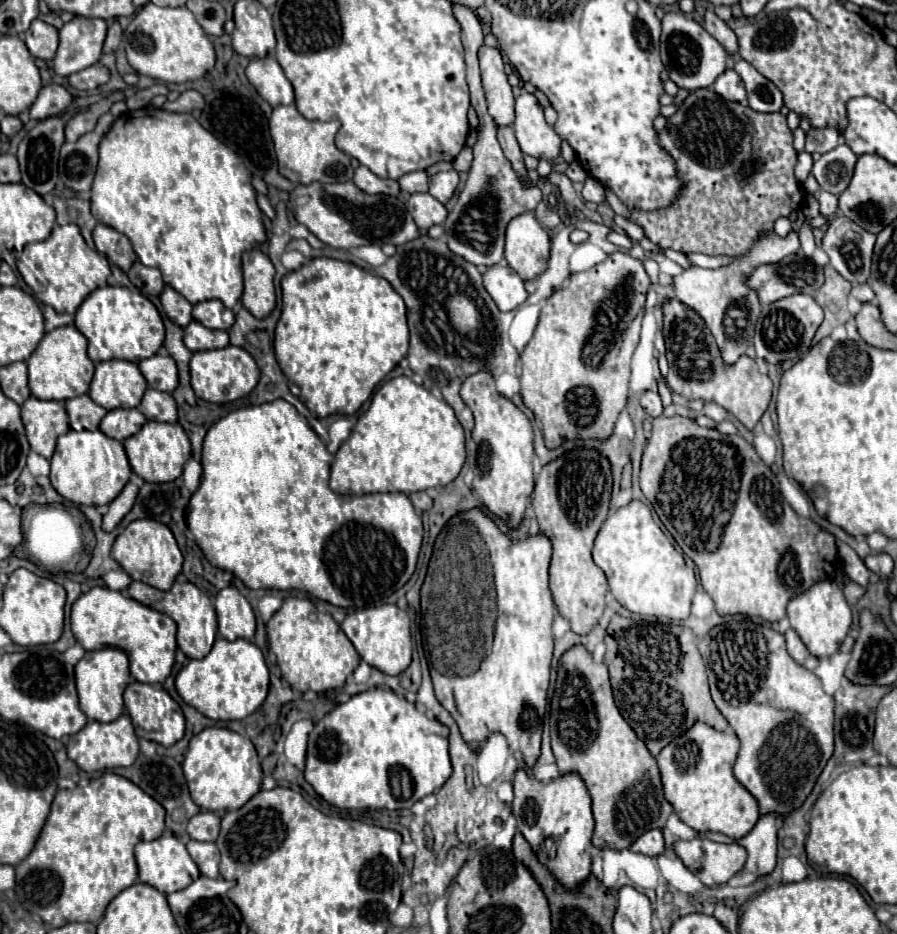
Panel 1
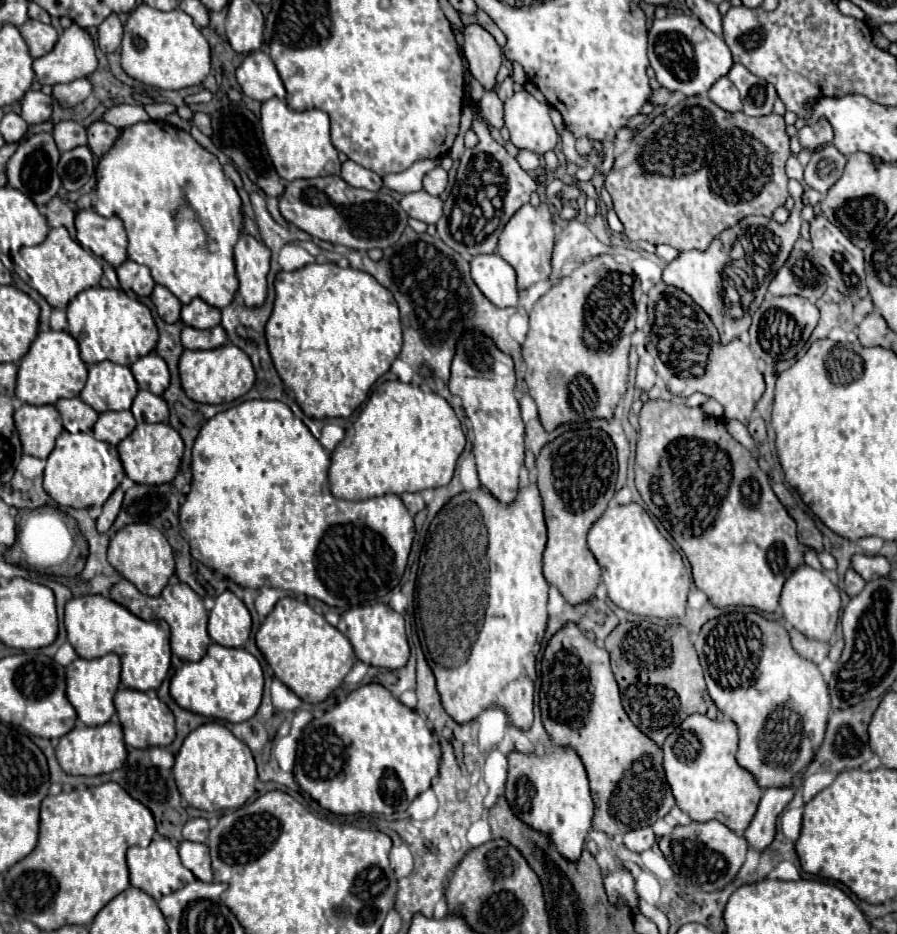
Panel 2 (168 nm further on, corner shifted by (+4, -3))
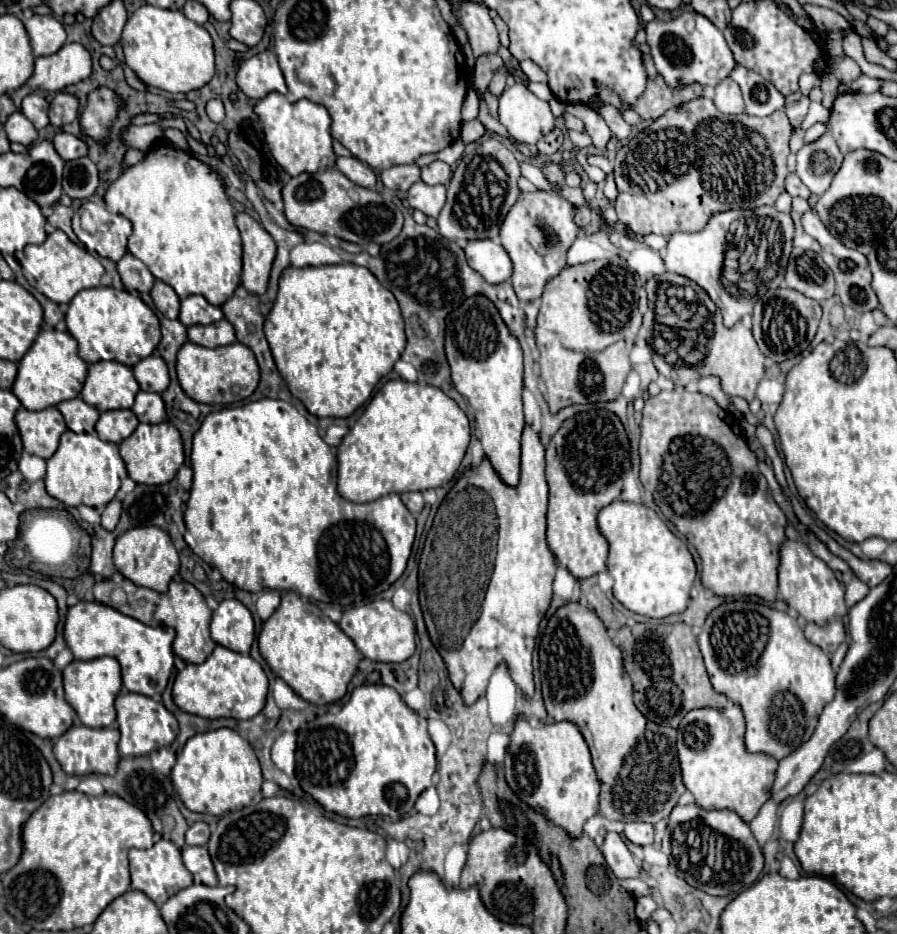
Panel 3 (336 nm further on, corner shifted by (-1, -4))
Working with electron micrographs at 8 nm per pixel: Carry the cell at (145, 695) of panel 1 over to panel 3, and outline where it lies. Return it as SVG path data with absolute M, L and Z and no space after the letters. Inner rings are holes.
M122 692L116 698L116 712L118 712L116 722L118 722L118 730L120 730L118 752L122 756L146 756L154 750L170 746L174 742L174 738L178 736L176 718L164 708L162 702L156 702L148 696L134 694L134 692Z

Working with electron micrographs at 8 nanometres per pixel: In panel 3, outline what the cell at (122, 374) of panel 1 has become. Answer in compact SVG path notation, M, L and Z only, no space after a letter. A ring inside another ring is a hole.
M96 362L88 366L88 376L82 388L82 400L98 412L132 408L140 386L132 368L120 362Z

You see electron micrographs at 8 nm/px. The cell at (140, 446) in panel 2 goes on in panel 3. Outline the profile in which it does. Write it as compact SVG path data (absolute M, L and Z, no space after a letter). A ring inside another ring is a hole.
M170 422L138 424L138 428L120 442L120 456L126 462L128 476L138 484L166 484L170 482L184 462L184 448L180 432Z

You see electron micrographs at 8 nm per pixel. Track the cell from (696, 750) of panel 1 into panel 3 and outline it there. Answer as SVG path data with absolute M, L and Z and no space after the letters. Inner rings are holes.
M728 704L728 708L696 708L690 710L684 720L678 726L678 758L682 768L682 778L686 788L694 794L696 804L708 810L720 810L720 808L732 808L744 822L750 822L762 804L770 798L772 782L776 776L778 762L770 754L758 752L752 754L744 746L744 714L738 704Z

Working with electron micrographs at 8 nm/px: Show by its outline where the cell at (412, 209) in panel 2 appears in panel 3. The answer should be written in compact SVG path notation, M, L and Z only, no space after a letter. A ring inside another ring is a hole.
M420 180L408 190L406 200L408 200L410 208L422 210L426 216L436 218L440 214L440 208L444 206L444 200L446 200L446 186L442 186L442 184L430 186Z

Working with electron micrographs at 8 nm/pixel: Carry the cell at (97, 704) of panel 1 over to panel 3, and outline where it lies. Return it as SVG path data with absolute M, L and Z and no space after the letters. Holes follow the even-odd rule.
M96 658L96 660L72 660L64 670L64 692L68 704L76 710L80 722L88 728L106 728L112 726L116 720L114 710L114 698L118 696L122 688L122 676L120 676L120 664L116 658Z

